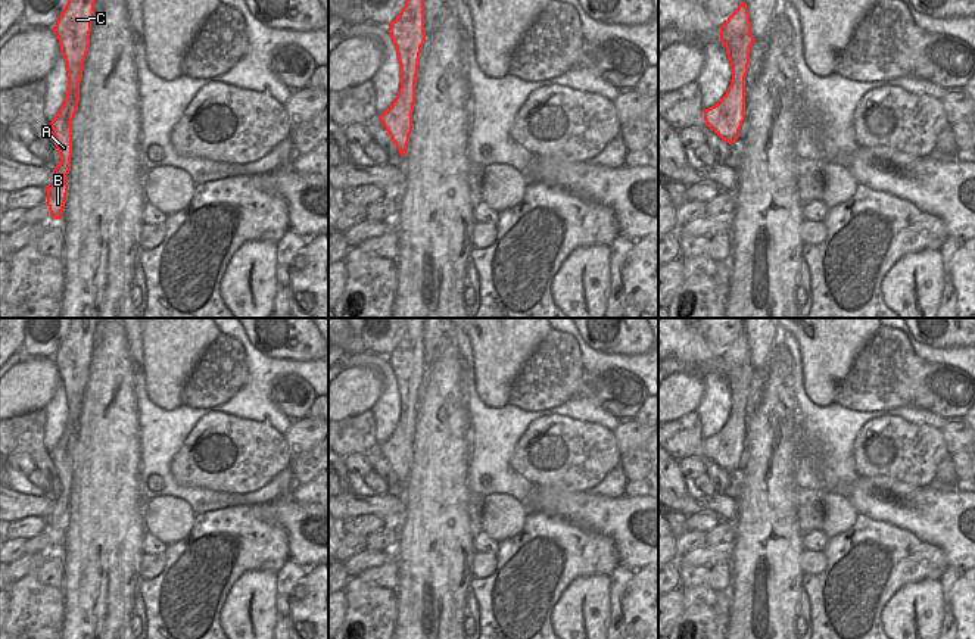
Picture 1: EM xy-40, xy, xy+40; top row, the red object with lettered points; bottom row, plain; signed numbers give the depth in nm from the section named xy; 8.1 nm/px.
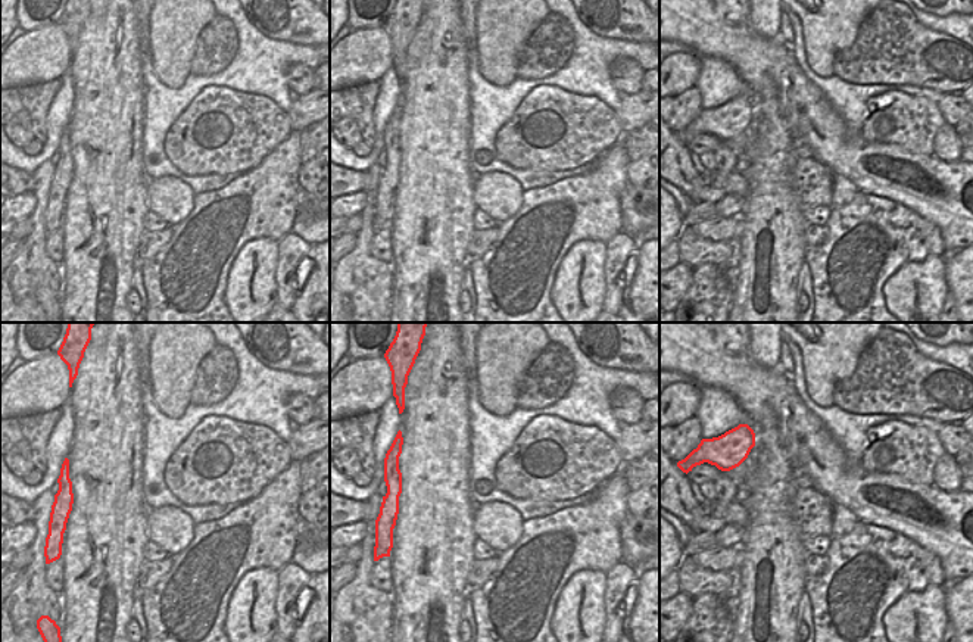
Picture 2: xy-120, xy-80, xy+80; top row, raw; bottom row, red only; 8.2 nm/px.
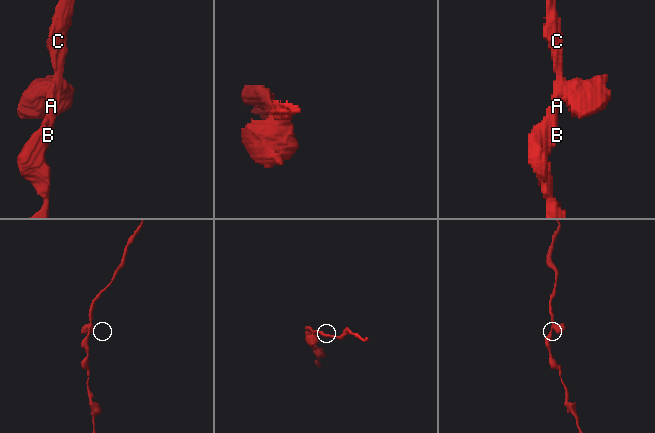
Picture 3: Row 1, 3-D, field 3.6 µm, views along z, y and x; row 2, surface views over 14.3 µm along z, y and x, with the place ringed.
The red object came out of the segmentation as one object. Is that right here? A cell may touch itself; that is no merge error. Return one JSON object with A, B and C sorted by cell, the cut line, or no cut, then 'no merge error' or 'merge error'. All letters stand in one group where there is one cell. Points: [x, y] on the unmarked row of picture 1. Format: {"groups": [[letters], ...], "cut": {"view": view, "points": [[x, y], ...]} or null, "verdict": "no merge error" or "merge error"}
{"groups": [["A", "B", "C"]], "cut": null, "verdict": "no merge error"}

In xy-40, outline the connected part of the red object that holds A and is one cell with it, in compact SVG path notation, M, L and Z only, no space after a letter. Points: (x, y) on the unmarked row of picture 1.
M71 318L68 333L60 343L53 361L59 370L60 381L66 392L68 421L62 437L50 452L60 492L54 498L54 509L46 517L47 536L52 548L62 549L68 524L68 504L72 487L72 451L78 440L80 412L84 390L90 377L94 333L102 318Z

